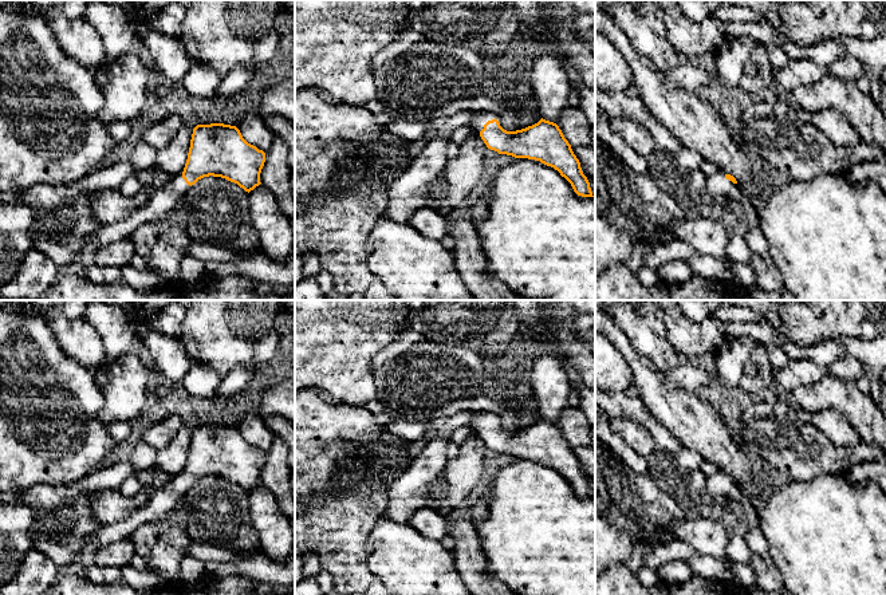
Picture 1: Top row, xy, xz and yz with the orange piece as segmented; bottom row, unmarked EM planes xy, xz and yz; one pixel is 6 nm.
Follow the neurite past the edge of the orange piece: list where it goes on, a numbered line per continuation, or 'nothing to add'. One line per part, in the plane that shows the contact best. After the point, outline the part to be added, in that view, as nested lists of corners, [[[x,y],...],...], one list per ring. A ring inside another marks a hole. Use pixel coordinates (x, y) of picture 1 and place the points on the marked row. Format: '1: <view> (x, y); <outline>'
1: xz (477, 123); [[[480,113],[476,118],[473,118],[470,121],[470,123],[468,125],[469,129],[472,129],[474,133],[479,133],[484,129],[484,125],[488,121],[495,119],[493,115],[488,114],[488,113]]]

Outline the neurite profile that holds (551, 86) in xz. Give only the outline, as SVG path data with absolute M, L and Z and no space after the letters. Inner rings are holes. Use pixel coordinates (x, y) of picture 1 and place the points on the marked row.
M555 54L539 56L528 63L527 79L533 90L542 118L556 123L560 113L568 107L571 83L564 63Z

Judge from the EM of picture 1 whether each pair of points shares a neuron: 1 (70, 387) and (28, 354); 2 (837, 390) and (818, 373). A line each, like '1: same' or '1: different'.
1: same
2: different

